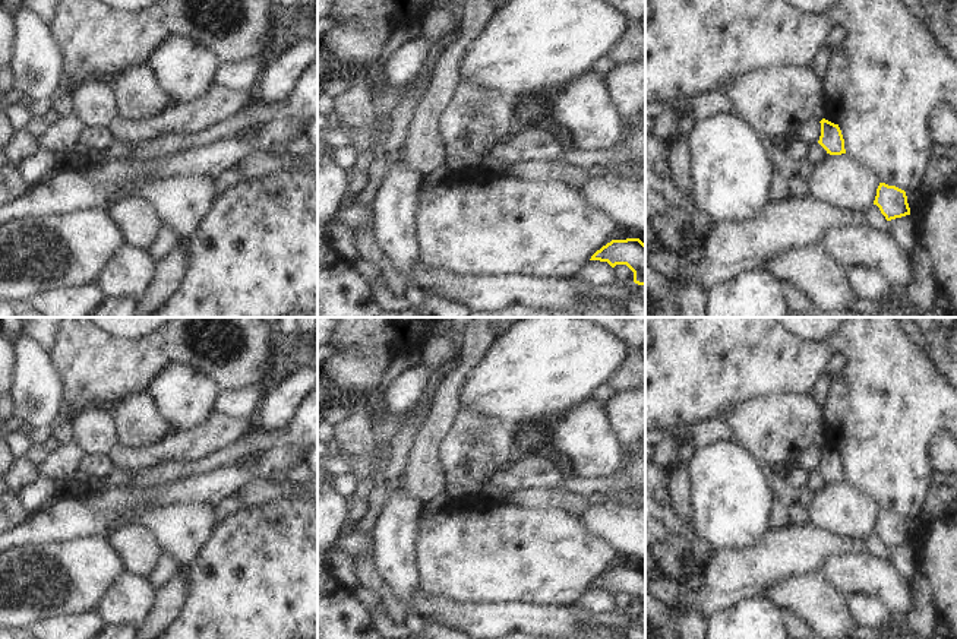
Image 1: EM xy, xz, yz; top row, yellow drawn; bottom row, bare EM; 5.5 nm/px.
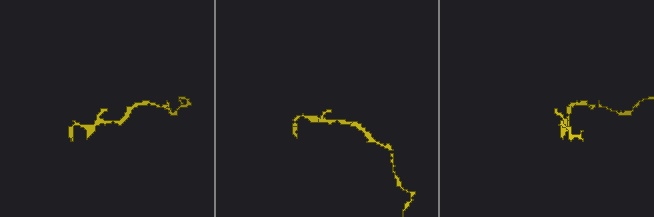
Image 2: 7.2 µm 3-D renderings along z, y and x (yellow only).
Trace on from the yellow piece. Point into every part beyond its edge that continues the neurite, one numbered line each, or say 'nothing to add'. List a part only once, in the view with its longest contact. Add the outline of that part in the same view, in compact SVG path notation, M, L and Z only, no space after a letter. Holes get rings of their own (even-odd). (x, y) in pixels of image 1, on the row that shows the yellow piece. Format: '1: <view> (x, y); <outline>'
nothing to add

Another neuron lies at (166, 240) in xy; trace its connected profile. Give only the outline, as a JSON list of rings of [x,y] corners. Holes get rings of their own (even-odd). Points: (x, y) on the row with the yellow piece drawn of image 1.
[[[162,225],[148,252],[157,260],[171,252],[179,243],[180,240],[174,230],[168,225]]]

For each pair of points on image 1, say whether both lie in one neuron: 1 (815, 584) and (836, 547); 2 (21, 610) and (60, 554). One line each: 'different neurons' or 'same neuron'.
1: different neurons
2: same neuron

